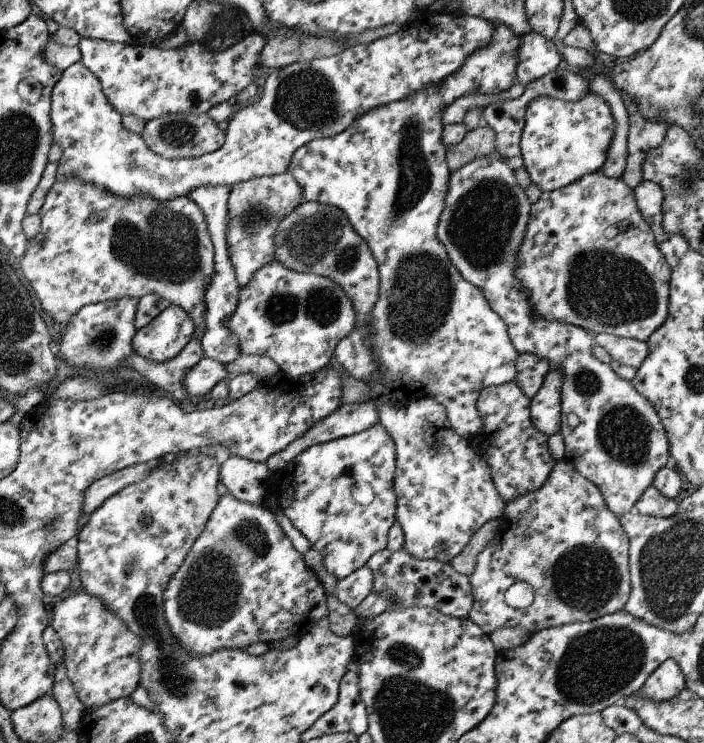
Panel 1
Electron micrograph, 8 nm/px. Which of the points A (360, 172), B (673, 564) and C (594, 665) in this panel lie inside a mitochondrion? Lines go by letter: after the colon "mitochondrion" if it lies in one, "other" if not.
A: other
B: mitochondrion
C: mitochondrion

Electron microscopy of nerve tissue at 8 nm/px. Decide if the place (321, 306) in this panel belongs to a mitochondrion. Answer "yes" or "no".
yes

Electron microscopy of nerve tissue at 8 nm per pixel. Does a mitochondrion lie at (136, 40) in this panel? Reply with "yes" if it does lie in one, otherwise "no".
no

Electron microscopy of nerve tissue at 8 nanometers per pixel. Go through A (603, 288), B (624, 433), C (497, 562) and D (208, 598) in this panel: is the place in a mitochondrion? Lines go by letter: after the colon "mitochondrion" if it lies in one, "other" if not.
A: mitochondrion
B: mitochondrion
C: other
D: mitochondrion

